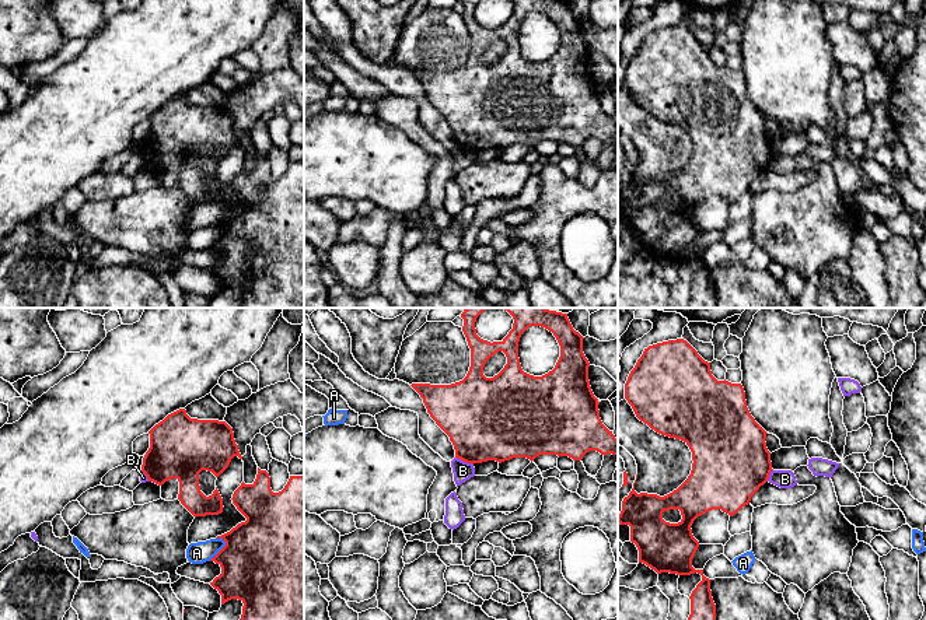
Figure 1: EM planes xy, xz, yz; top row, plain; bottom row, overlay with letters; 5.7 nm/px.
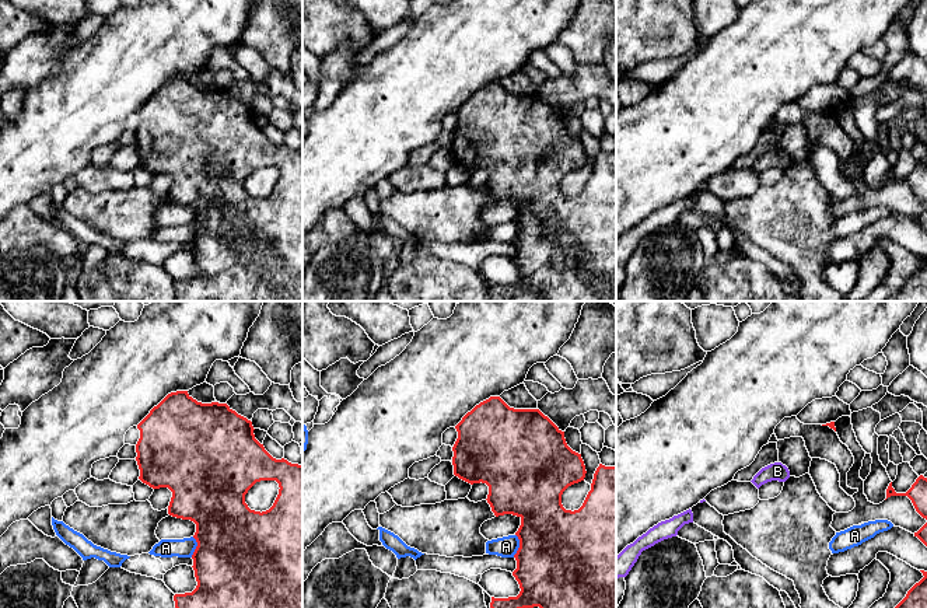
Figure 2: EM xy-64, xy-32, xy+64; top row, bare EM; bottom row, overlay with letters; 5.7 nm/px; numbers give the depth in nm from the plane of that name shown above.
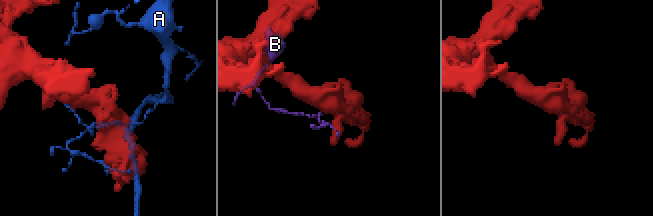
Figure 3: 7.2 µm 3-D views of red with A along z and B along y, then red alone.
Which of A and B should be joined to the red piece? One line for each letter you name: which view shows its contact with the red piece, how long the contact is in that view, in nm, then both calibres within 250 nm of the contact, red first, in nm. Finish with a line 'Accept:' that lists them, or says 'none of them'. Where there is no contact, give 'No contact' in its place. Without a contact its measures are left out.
Accept: none of them

